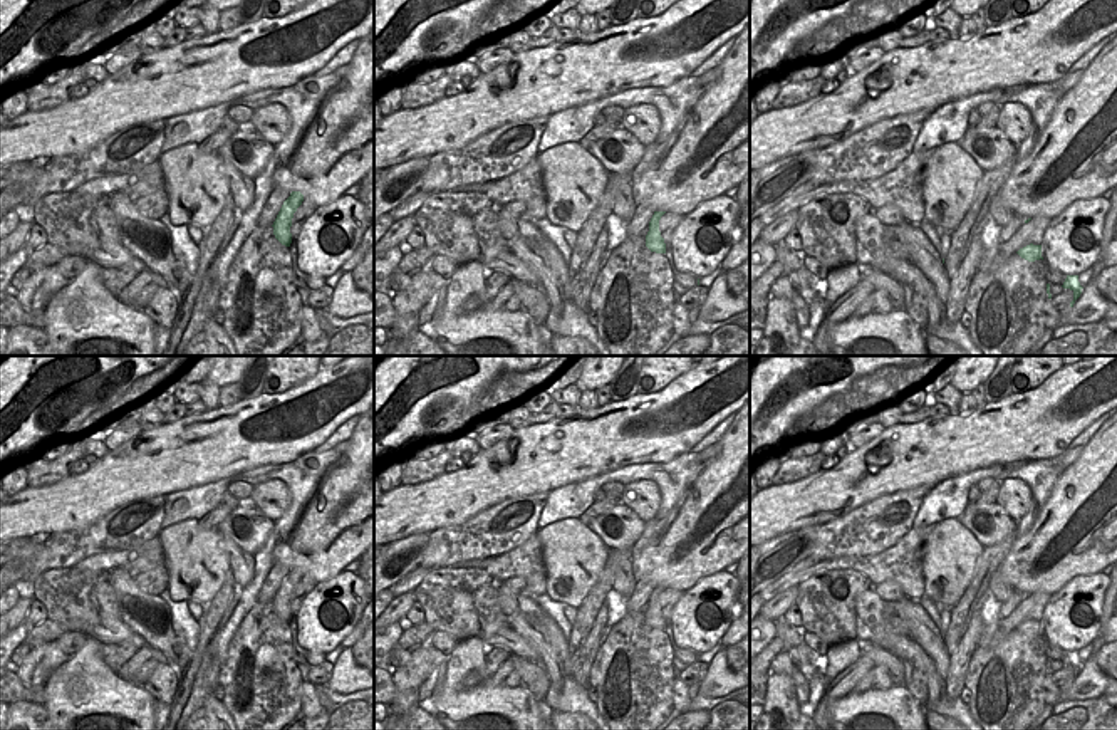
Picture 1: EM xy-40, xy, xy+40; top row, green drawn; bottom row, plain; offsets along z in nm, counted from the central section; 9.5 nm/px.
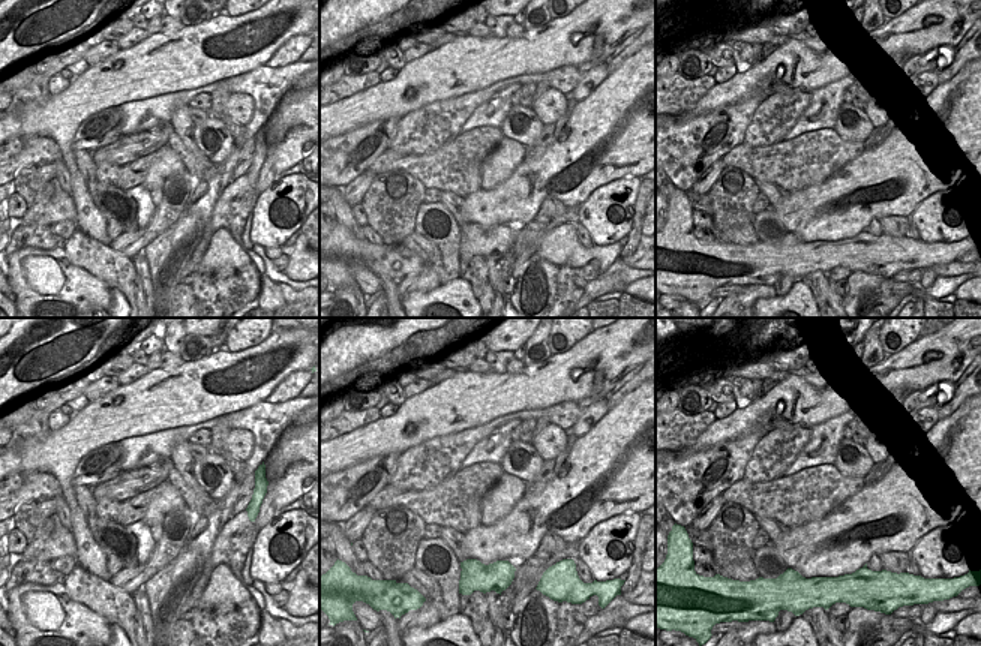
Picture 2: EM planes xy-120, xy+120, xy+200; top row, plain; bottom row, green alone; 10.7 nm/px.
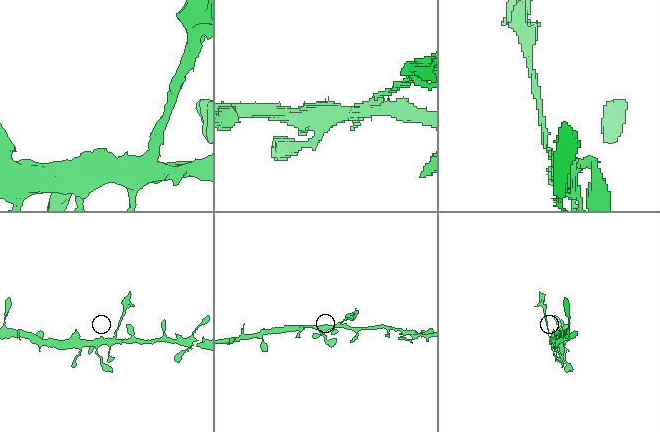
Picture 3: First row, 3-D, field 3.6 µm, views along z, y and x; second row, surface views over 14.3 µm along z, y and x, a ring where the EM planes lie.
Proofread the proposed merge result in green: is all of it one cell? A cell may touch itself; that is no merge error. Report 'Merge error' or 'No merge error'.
Merge error.

